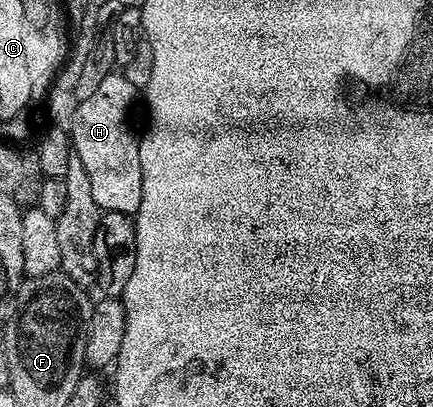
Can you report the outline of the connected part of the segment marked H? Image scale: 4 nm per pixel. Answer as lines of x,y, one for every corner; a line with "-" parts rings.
111,71
104,79
100,79
96,91
92,95
81,98
73,106
74,118
68,122
68,130
72,153
80,157
84,168
88,171
89,182
92,183
93,198
102,211
107,213
128,213
137,214
142,198
142,168
140,167
140,151
138,143
139,134
130,130
130,121
126,116
130,113
130,104
136,97
136,91
132,83
128,83
125,75
118,71

